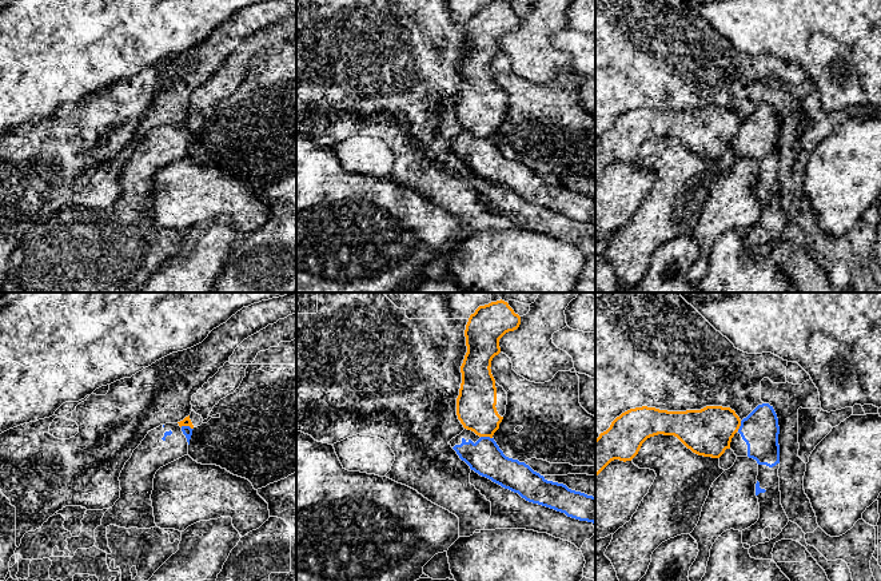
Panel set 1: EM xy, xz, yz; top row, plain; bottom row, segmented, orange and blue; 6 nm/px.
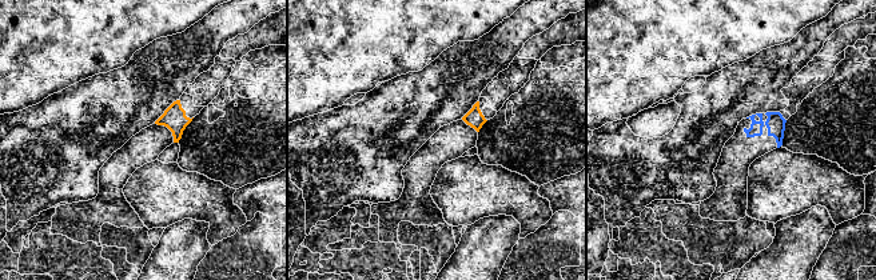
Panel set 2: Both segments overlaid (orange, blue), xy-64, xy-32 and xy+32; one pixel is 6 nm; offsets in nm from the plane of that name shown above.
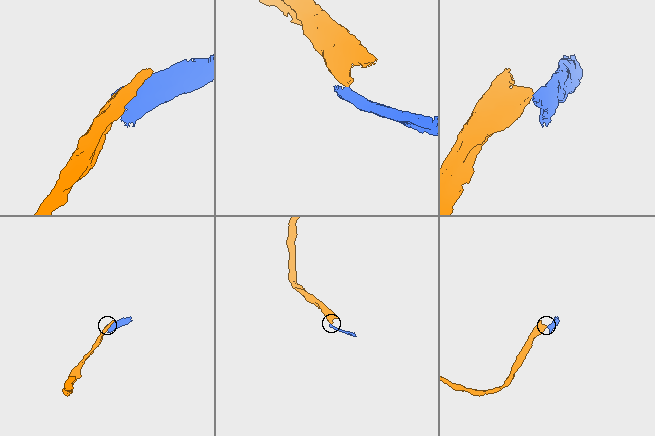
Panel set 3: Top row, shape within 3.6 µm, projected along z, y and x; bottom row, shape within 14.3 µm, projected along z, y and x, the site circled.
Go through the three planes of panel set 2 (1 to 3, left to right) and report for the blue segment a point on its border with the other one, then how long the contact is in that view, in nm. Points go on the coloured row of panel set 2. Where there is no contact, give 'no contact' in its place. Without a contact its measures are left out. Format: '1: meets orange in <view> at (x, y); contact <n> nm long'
1: no contact
2: no contact
3: no contact

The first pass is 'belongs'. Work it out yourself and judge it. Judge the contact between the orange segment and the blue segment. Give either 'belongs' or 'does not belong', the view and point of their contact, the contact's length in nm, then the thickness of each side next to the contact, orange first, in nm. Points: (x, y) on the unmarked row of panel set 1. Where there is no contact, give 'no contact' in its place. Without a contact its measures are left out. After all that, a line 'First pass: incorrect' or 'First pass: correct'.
does not belong; contact xy (187, 126); length 80 nm; calibres 50 and 60 nm
First pass: incorrect

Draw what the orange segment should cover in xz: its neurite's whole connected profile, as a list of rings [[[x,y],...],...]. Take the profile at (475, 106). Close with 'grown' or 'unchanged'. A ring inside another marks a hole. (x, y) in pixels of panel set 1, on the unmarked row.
[[[502,0],[479,7],[466,25],[467,53],[461,67],[462,84],[457,99],[457,116],[465,130],[479,138],[493,139],[506,115],[507,95],[495,83],[490,68],[493,59],[501,53],[499,40],[506,33],[517,31],[519,25],[521,17]]]; grown

